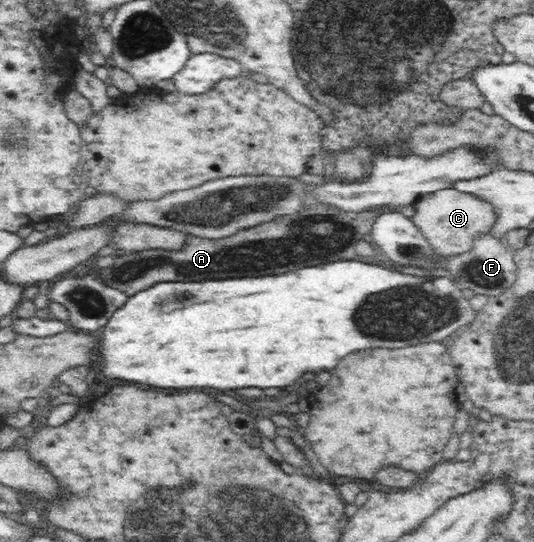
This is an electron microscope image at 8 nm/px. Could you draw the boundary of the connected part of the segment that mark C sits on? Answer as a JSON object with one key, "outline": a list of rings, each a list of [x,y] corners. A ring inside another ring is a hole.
{"outline":[[[451,187],[422,196],[413,206],[411,221],[418,227],[426,243],[432,246],[433,253],[443,261],[471,250],[475,239],[482,233],[491,233],[496,221],[494,210],[488,202],[468,193],[454,191]]]}

